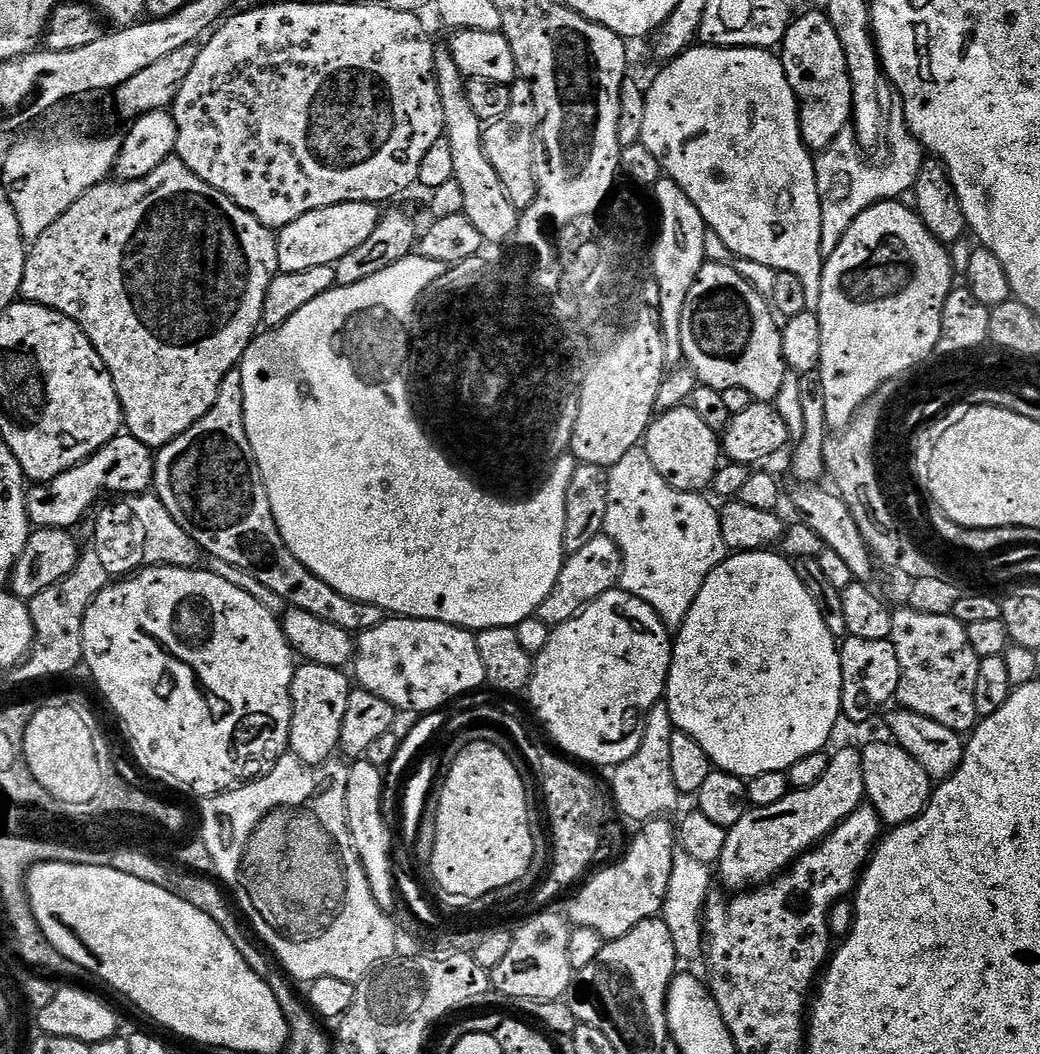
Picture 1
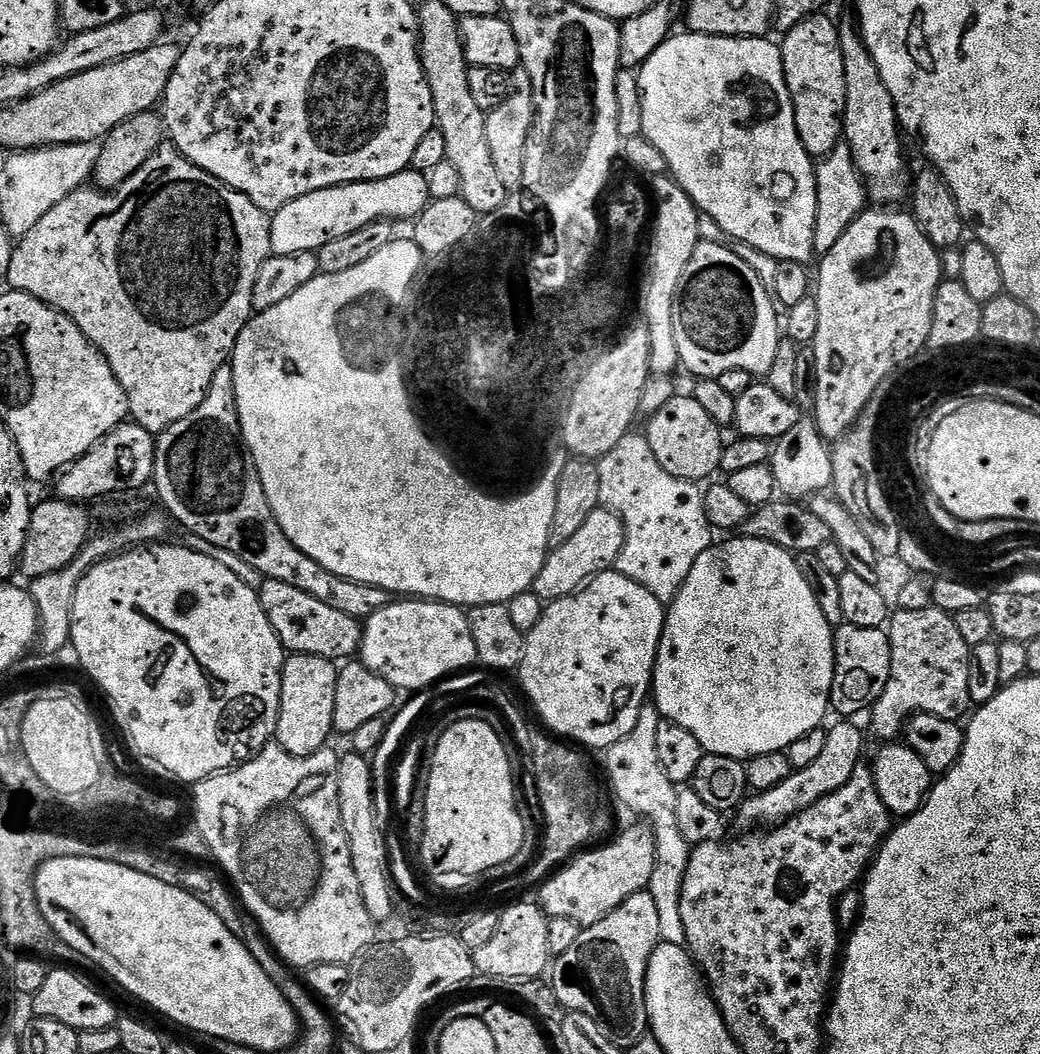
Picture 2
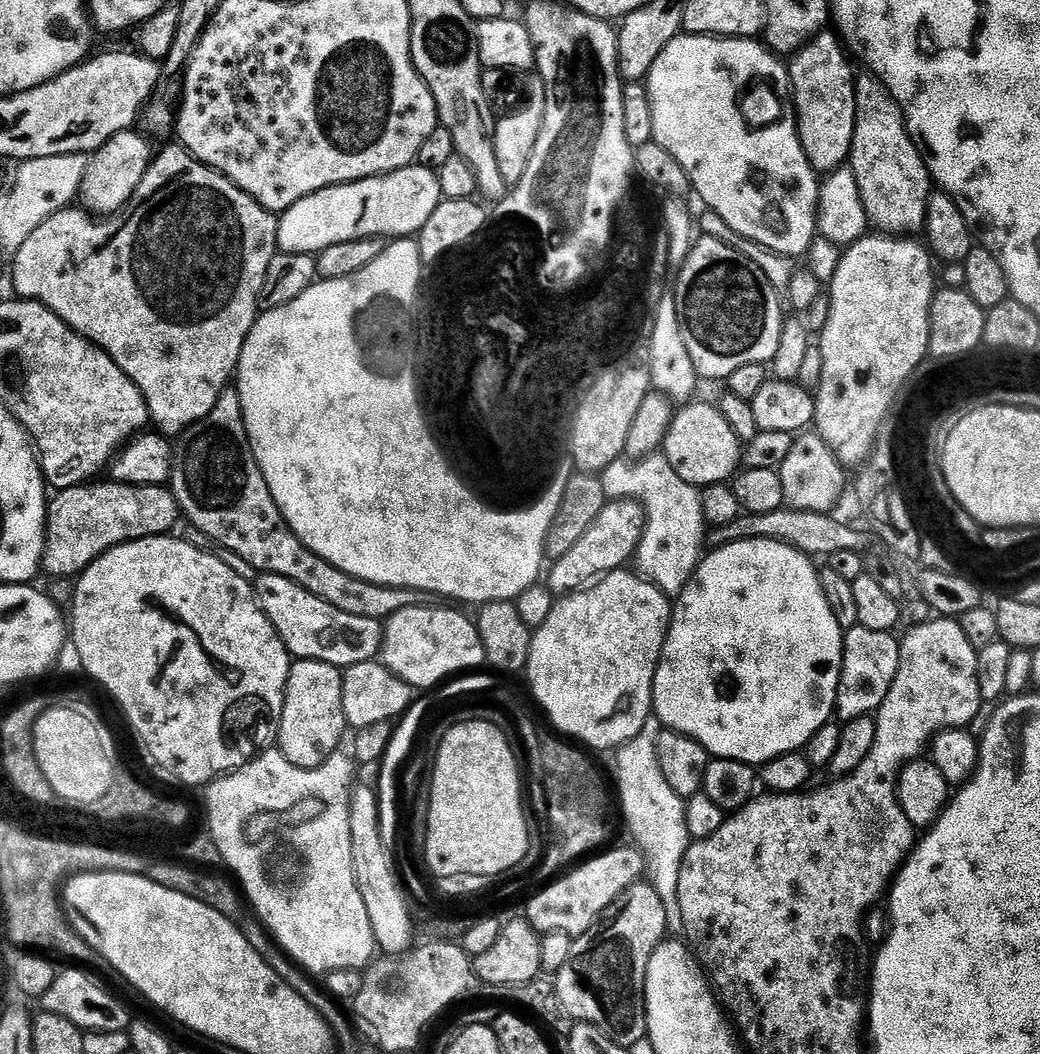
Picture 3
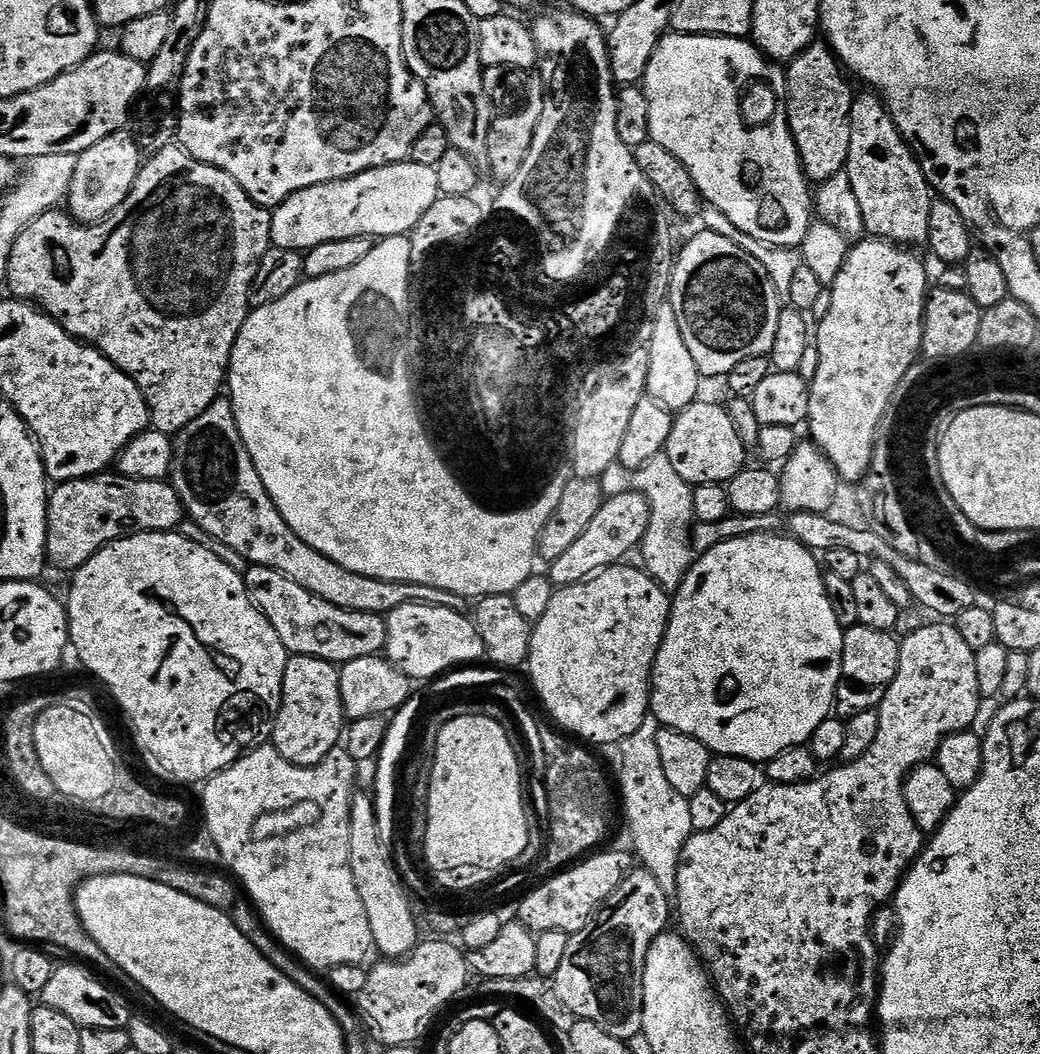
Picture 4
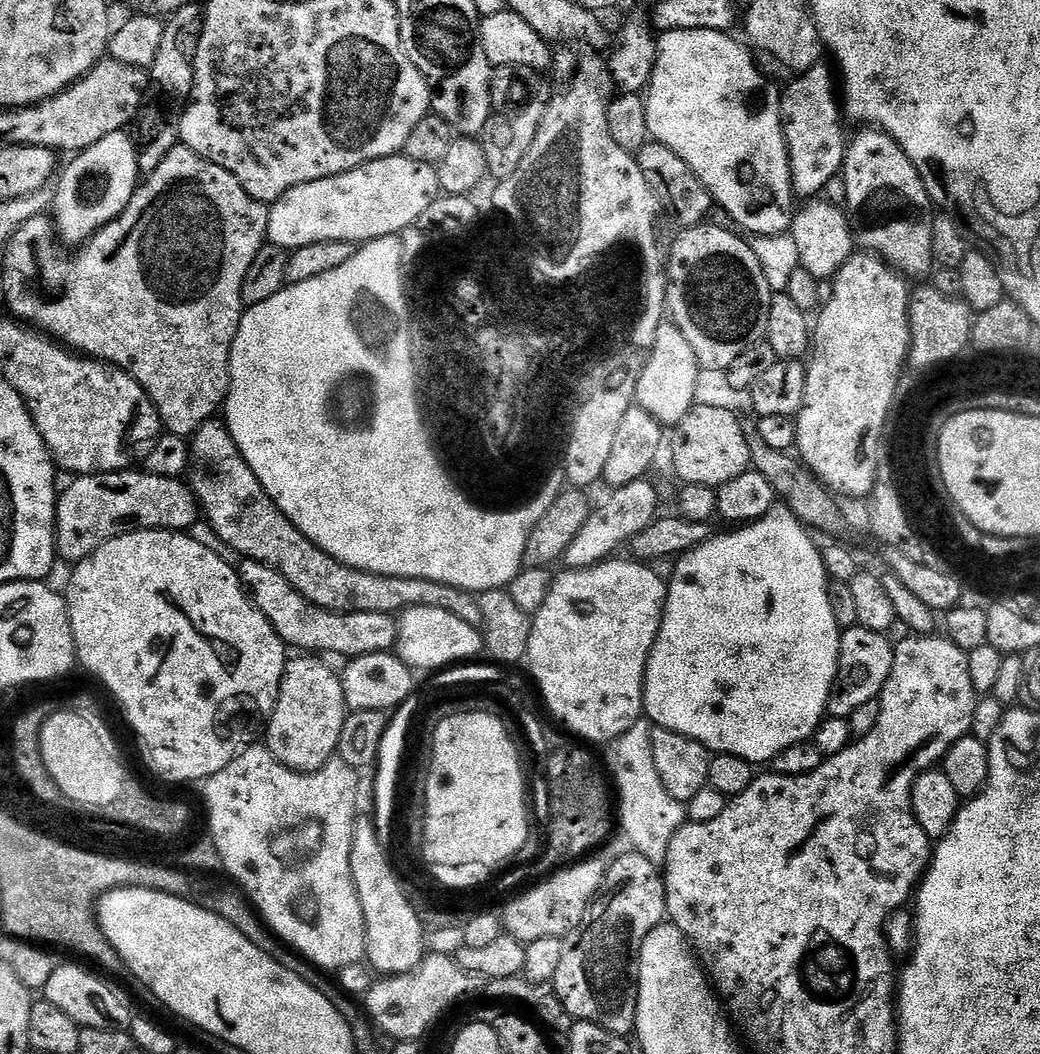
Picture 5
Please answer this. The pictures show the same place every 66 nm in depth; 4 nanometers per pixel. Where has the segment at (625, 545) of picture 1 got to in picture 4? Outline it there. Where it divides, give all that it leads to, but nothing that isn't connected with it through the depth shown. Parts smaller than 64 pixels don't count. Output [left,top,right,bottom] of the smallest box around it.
[599,455,694,590]

